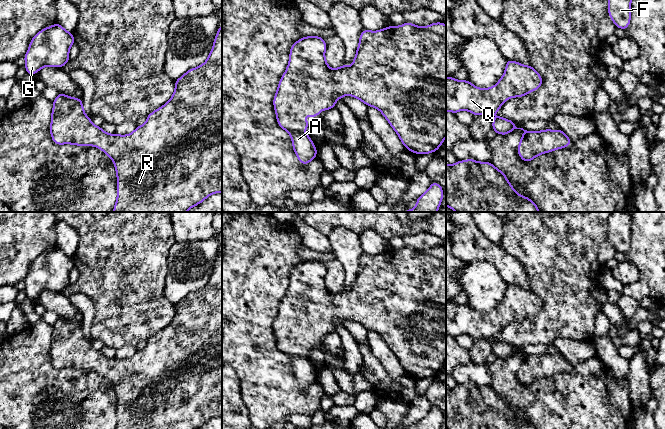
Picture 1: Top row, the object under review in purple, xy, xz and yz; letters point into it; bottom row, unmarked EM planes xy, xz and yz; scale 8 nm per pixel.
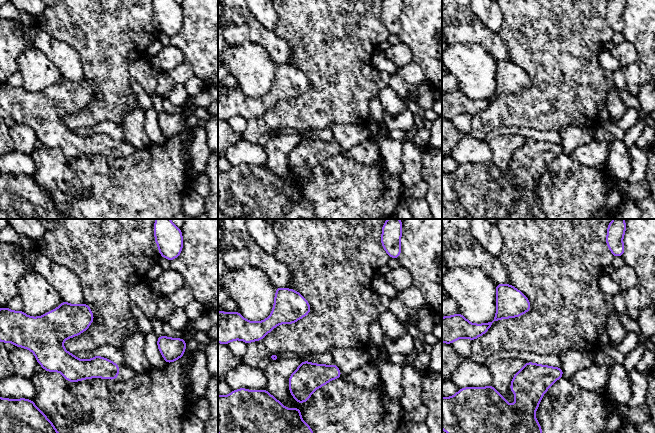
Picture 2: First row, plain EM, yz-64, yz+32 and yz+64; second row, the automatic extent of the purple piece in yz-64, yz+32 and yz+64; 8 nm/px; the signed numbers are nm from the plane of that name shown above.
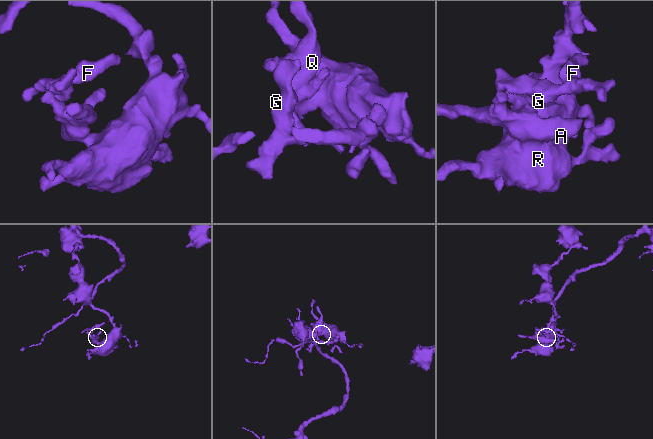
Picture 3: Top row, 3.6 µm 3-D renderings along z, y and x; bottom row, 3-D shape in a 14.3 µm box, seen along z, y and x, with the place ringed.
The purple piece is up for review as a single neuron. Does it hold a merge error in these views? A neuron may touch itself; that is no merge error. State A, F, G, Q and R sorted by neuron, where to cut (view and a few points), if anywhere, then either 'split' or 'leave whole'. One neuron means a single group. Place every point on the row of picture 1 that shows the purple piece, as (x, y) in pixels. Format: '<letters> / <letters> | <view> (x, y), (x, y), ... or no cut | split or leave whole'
A F G Q R | no cut | leave whole

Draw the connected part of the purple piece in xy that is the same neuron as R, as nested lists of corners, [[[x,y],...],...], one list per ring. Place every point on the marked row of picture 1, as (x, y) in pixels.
[[[222,26],[218,28],[212,50],[205,63],[188,70],[175,81],[175,91],[170,100],[147,116],[146,122],[128,135],[107,134],[101,127],[92,123],[85,114],[82,98],[69,97],[59,93],[53,101],[50,133],[57,145],[73,144],[78,146],[95,146],[106,153],[113,161],[117,174],[117,200],[113,212],[186,212],[188,209],[202,203],[212,194],[222,192]]]

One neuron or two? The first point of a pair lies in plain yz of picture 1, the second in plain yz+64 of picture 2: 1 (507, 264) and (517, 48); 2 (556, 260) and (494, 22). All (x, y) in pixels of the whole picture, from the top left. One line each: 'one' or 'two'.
1: two
2: two

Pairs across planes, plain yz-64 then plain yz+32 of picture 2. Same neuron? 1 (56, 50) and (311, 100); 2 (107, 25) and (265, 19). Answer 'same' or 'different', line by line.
1: different
2: different

